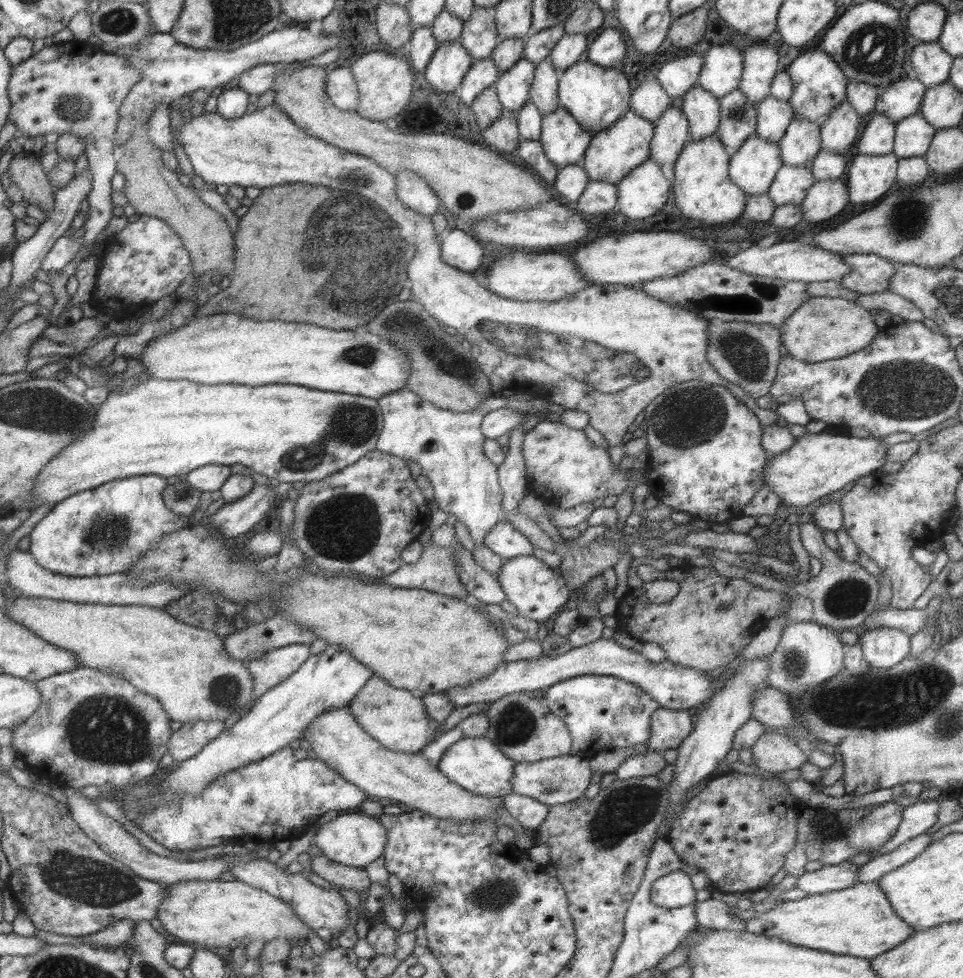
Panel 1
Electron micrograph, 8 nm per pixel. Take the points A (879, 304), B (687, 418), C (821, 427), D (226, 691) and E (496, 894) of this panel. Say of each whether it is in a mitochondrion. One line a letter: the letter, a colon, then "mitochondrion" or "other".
A: other
B: mitochondrion
C: other
D: mitochondrion
E: mitochondrion

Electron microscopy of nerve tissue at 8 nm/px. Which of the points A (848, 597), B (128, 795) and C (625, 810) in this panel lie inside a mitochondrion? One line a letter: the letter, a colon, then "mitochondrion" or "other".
A: mitochondrion
B: other
C: mitochondrion

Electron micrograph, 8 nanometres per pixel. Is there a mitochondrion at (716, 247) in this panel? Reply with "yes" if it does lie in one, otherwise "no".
no

